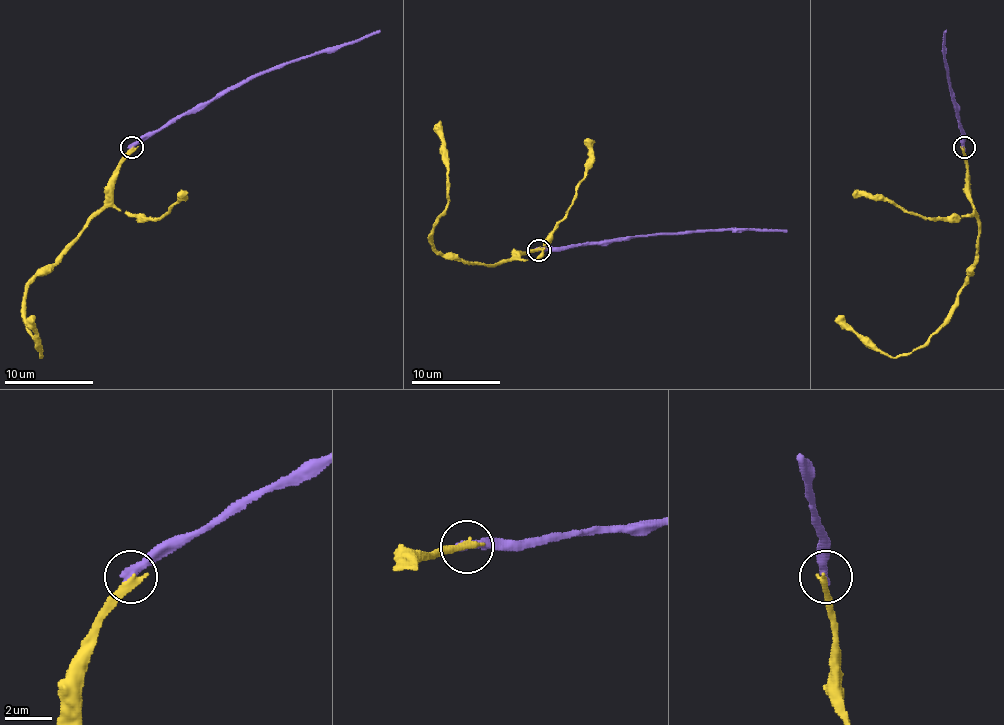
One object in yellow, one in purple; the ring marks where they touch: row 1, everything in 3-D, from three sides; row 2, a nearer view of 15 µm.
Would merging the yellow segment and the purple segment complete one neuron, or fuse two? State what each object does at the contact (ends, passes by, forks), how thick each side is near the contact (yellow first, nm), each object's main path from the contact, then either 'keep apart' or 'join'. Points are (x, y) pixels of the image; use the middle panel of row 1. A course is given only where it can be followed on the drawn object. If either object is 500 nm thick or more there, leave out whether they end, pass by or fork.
yellow ends; purple ends; calibres 320 and 400 nm; course yellow (539, 249), (495, 265), (461, 262), (439, 254), (432, 245), (432, 225), (446, 207), (448, 180), (439, 120); course purple (539, 249), (566, 249), (657, 234), (742, 229), (786, 231); keep apart

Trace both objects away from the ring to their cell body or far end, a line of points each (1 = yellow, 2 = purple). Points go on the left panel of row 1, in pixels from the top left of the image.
1: (132, 148), (119, 168), (112, 199), (32, 281), (25, 295), (25, 328), (39, 346), (41, 357), (32, 319)
2: (132, 148), (250, 79), (303, 57), (335, 52), (379, 30)

